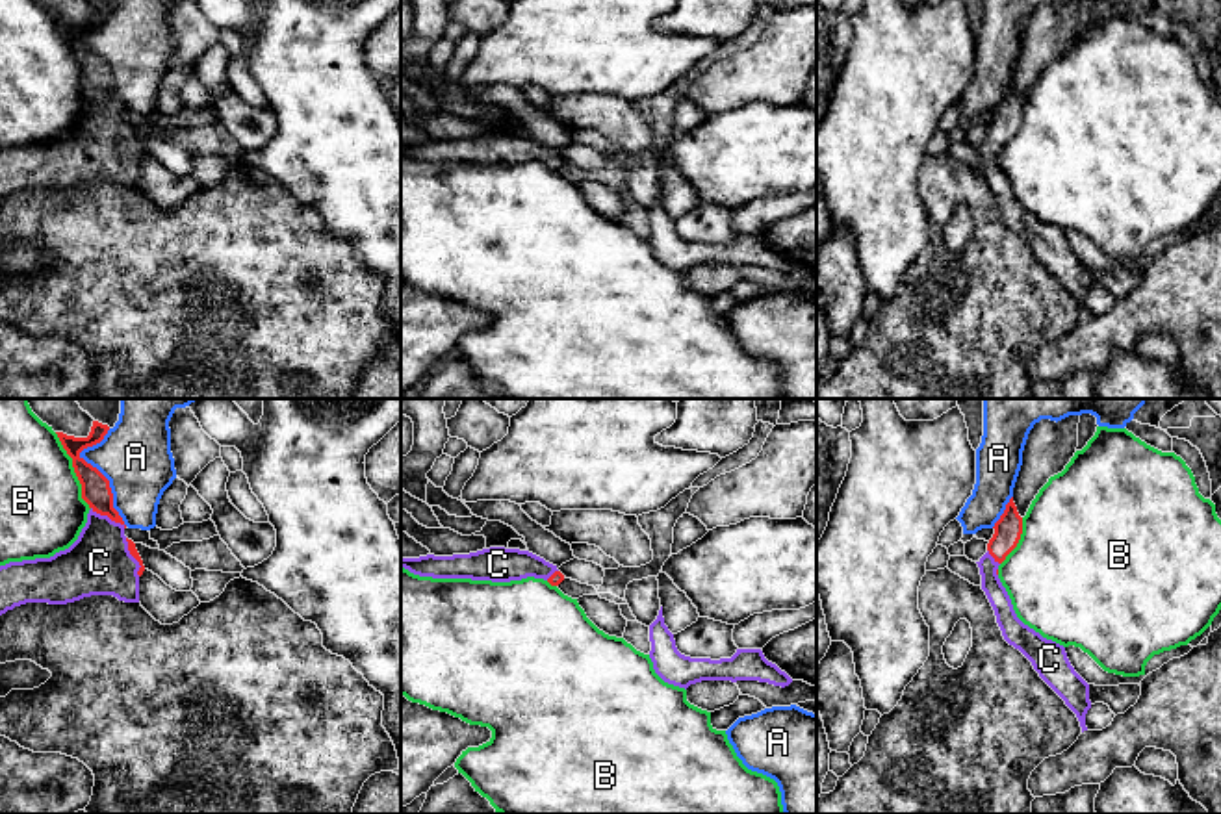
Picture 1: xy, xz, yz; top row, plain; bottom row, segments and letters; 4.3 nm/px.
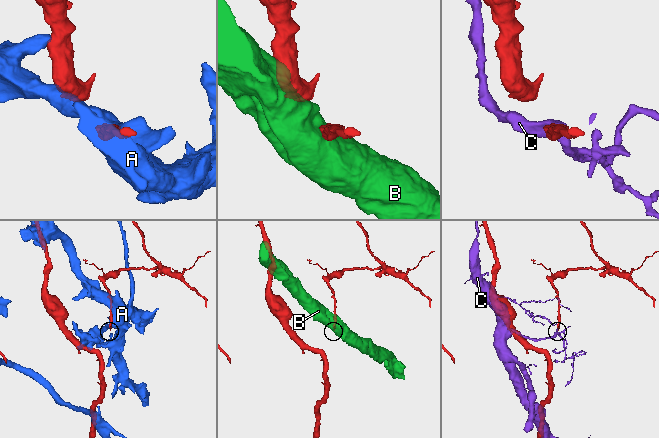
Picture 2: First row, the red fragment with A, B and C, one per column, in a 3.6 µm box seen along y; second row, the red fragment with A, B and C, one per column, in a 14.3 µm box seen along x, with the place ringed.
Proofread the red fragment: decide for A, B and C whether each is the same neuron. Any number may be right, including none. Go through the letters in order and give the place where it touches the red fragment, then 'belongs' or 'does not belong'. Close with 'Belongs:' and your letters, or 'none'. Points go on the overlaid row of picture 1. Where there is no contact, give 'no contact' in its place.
A: xy (101, 473) | does not belong
B: xy (75, 471) | does not belong
C: xy (132, 555) | does not belong
Belongs: none

